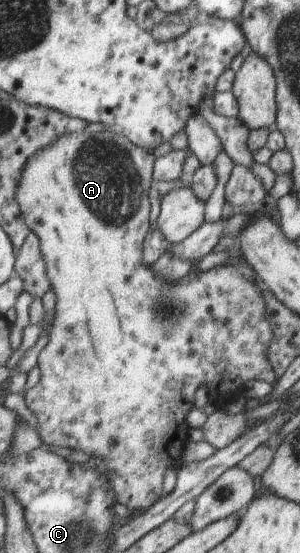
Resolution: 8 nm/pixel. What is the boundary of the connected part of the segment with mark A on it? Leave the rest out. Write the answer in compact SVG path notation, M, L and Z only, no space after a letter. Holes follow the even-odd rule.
M92 125L92 127L88 127L84 131L80 133L71 133L66 134L64 136L57 137L55 142L52 142L49 146L43 147L37 151L37 155L31 159L30 163L25 167L25 172L21 173L21 183L17 185L17 202L21 205L21 212L24 214L25 222L30 226L30 229L40 238L41 241L41 250L43 251L43 256L45 257L45 264L47 265L47 274L52 282L52 291L57 295L57 309L55 315L52 320L52 327L49 330L49 341L44 345L44 349L41 351L41 354L38 355L38 365L36 365L39 369L39 379L38 382L30 389L28 389L24 394L24 403L28 410L30 410L35 417L37 418L37 422L39 425L39 434L43 439L43 443L50 447L69 447L73 450L83 451L85 453L89 453L90 457L102 457L102 459L108 459L106 463L108 463L108 467L110 467L110 485L114 489L116 493L116 502L120 504L124 504L127 509L131 512L135 511L137 513L143 513L148 511L154 503L156 503L165 493L163 487L165 486L165 473L170 466L174 466L176 468L180 467L181 462L181 453L182 448L188 442L186 439L186 413L194 407L194 391L196 389L200 389L200 387L206 387L208 390L212 391L220 391L223 395L231 398L230 401L236 401L235 394L233 391L244 391L244 385L248 383L248 381L252 381L252 379L258 379L265 381L266 383L270 383L272 387L274 387L274 374L270 371L270 364L267 359L267 345L270 344L270 321L265 314L265 297L260 288L257 285L258 278L256 277L256 273L254 278L248 277L248 275L244 275L242 273L242 269L240 269L241 264L246 264L246 262L241 261L237 265L233 265L230 267L220 267L212 268L210 271L204 272L201 275L187 275L185 279L182 279L182 295L171 295L170 287L166 283L166 281L157 277L157 274L153 272L152 267L146 266L144 263L144 255L143 249L145 245L145 239L150 235L150 222L151 222L151 201L149 198L149 193L151 190L151 185L153 184L153 171L155 168L156 157L152 154L150 150L142 149L138 147L134 142L131 142L126 136L118 135L117 133L111 132L110 130L104 129L96 129L96 125ZM232 315L232 319L230 319L230 325L226 325L228 327L228 331L224 331L224 329L220 329L220 331L212 331L212 317L230 317Z

